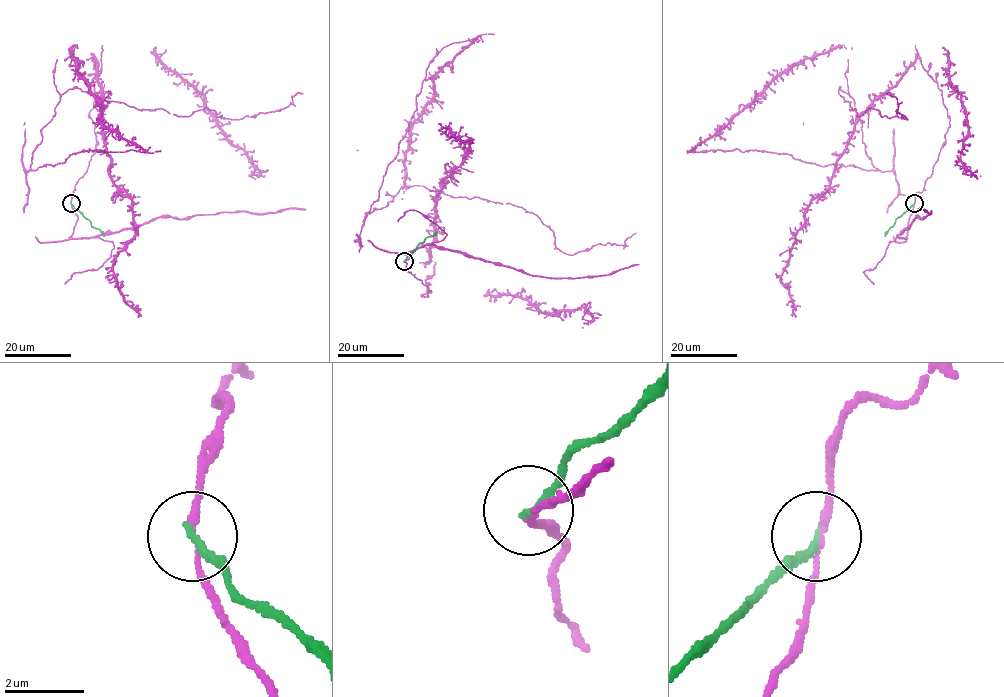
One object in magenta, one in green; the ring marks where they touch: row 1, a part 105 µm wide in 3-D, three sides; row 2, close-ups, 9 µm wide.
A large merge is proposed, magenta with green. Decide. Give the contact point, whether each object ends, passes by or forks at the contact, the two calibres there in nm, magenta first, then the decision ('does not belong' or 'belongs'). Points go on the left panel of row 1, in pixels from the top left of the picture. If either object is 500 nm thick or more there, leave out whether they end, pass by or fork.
at (71, 203); magenta passes by; green ends there; 150 nm thick on the magenta side, 190 nm on the other; does not belong

